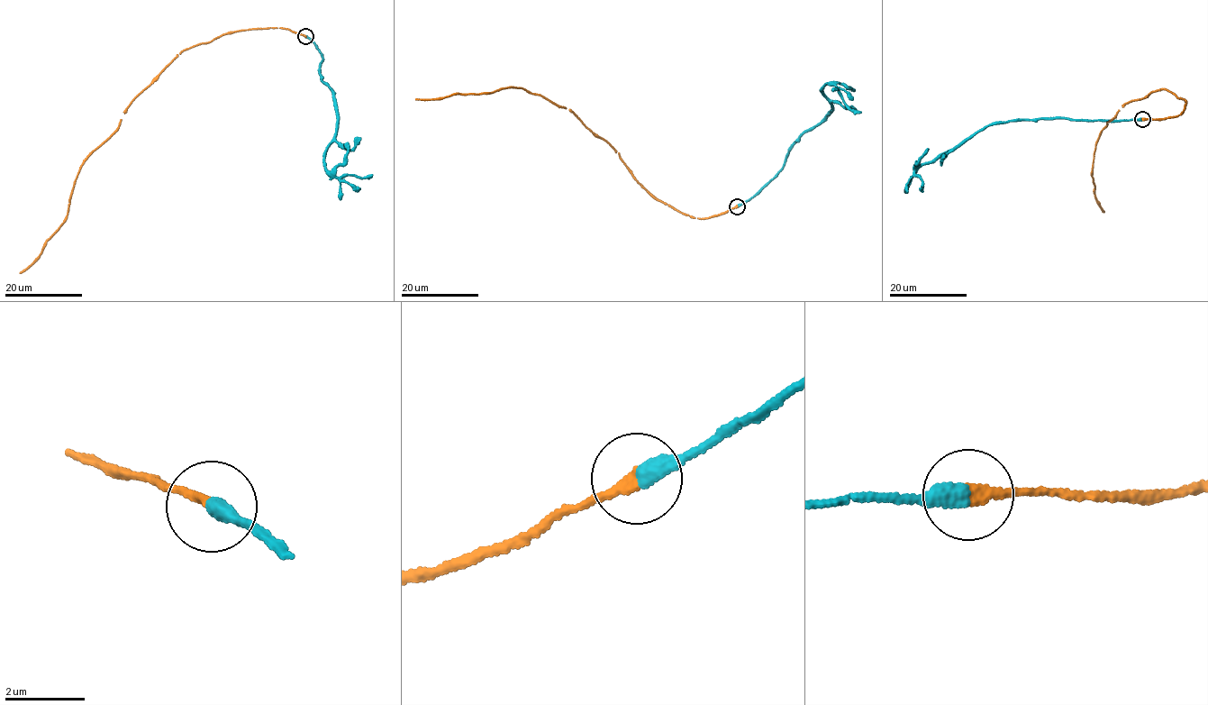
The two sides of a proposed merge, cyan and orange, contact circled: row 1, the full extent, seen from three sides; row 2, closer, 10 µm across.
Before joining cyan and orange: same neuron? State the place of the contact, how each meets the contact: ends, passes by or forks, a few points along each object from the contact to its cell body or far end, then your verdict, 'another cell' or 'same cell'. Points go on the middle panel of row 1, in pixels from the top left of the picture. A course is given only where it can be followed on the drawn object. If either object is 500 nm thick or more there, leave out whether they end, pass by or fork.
at (737, 206); cyan ends there; orange ends there; cyan runs (736, 206), (774, 178), (794, 142), (832, 106), (821, 89), (828, 83), (836, 86), (845, 105), (861, 112); orange runs (736, 206), (701, 219), (657, 200), (638, 183), (610, 142), (576, 115), (522, 87), (415, 99); same cell

